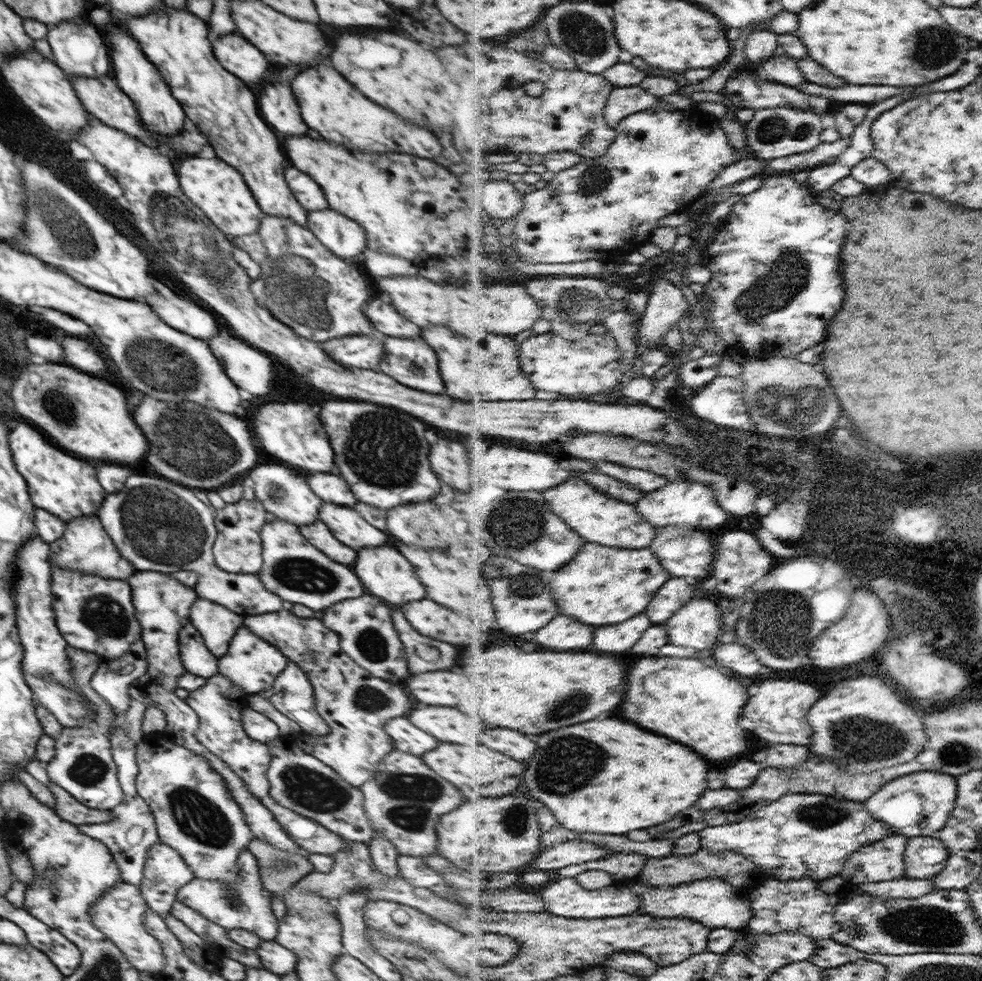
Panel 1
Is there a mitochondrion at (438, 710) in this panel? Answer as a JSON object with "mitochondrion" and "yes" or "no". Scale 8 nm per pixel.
{"mitochondrion":"no"}

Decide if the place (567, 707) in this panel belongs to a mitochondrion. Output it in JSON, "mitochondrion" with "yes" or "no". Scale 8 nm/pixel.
{"mitochondrion":"yes"}

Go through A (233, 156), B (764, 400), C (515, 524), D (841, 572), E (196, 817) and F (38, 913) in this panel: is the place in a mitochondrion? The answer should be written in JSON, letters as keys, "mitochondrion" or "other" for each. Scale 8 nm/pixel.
{"A":"other","B":"mitochondrion","C":"mitochondrion","D":"other","E":"mitochondrion","F":"other"}

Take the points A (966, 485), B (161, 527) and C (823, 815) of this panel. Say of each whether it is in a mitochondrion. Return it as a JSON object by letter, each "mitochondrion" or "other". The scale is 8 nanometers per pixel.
{"A":"mitochondrion","B":"mitochondrion","C":"mitochondrion"}

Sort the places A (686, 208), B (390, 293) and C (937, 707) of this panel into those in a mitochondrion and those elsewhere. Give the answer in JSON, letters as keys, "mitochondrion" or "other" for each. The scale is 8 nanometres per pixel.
{"A":"other","B":"other","C":"other"}

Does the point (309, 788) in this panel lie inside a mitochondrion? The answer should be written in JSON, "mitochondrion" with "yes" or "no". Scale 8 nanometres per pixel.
{"mitochondrion":"yes"}

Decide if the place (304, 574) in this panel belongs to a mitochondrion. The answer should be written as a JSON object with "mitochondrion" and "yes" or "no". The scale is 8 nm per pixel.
{"mitochondrion":"yes"}

